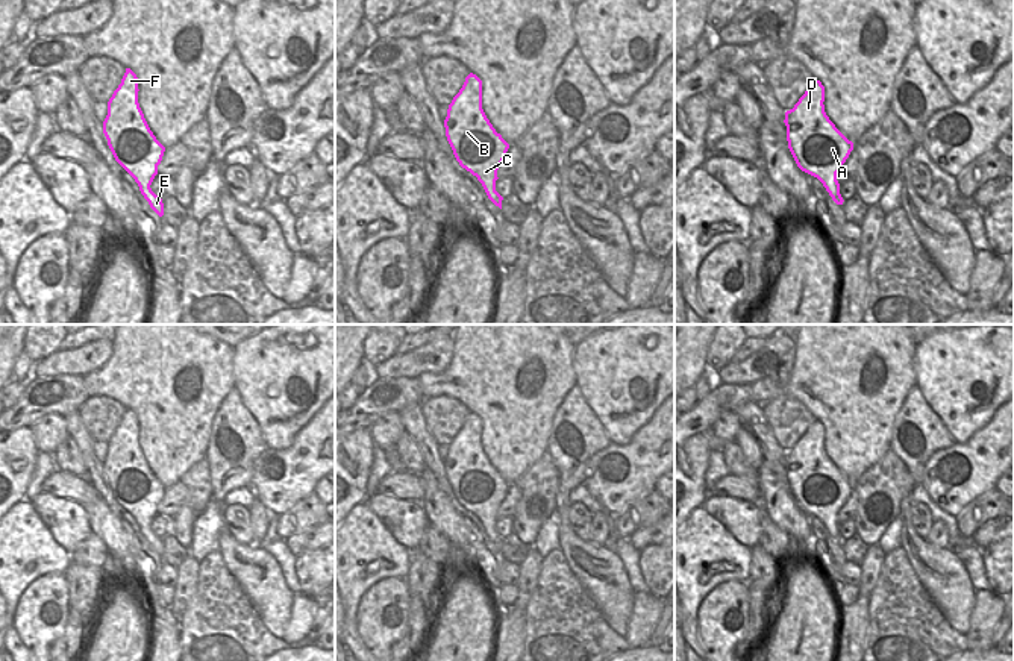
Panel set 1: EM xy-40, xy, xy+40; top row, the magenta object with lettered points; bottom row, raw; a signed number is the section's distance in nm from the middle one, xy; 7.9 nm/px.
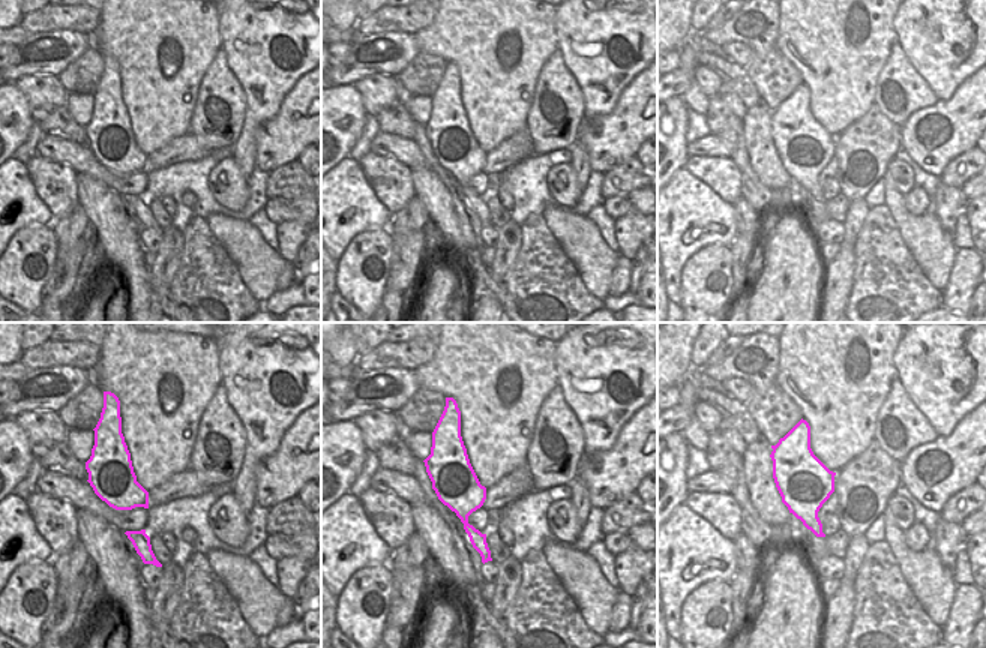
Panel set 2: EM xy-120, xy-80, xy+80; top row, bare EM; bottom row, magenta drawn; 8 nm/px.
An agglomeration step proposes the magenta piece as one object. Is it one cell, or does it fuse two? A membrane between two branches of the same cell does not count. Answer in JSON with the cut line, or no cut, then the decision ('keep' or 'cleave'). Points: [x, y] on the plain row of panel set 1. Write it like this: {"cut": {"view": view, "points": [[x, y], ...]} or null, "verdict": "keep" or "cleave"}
{"cut": null, "verdict": "keep"}

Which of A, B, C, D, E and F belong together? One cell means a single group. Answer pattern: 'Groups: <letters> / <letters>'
Groups: A B C D E F

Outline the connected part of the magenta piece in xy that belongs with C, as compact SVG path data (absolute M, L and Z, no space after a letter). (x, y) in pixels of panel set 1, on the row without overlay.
M470 412L453 437L444 467L459 505L477 517L488 538L502 549L503 537L496 531L496 520L509 484L482 449L482 420L476 414Z

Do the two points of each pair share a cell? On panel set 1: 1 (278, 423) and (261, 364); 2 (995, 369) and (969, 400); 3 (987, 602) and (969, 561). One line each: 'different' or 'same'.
1: same
2: same
3: different

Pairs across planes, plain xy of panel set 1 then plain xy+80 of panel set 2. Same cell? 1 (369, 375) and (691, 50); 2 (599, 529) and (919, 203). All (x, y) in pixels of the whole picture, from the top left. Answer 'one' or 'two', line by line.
1: one
2: one

